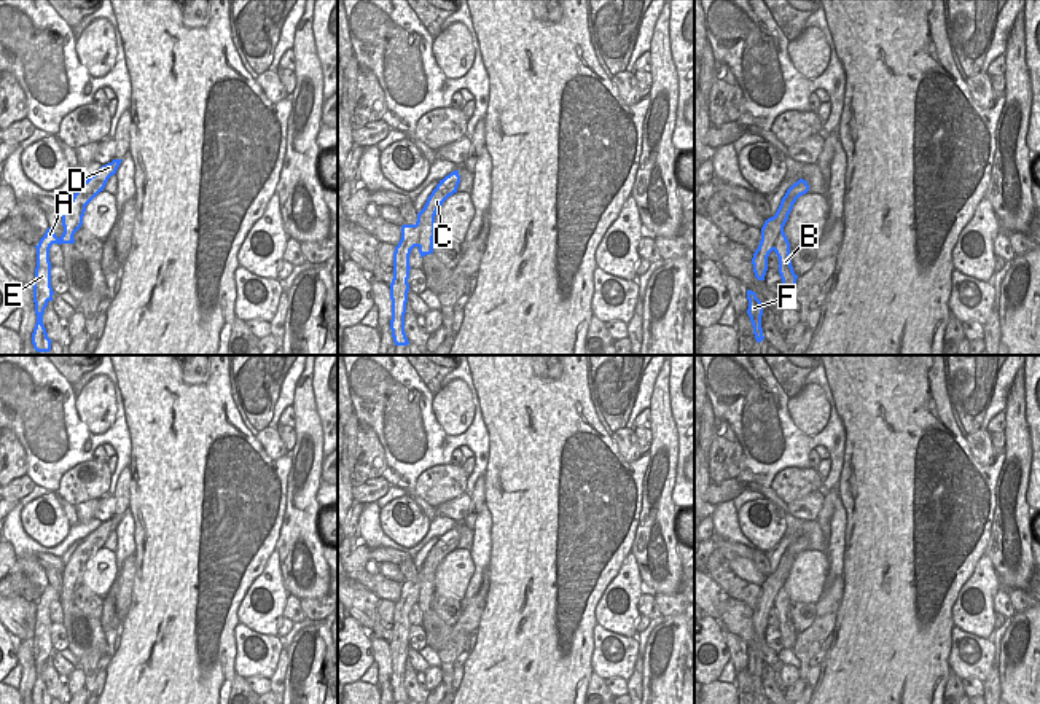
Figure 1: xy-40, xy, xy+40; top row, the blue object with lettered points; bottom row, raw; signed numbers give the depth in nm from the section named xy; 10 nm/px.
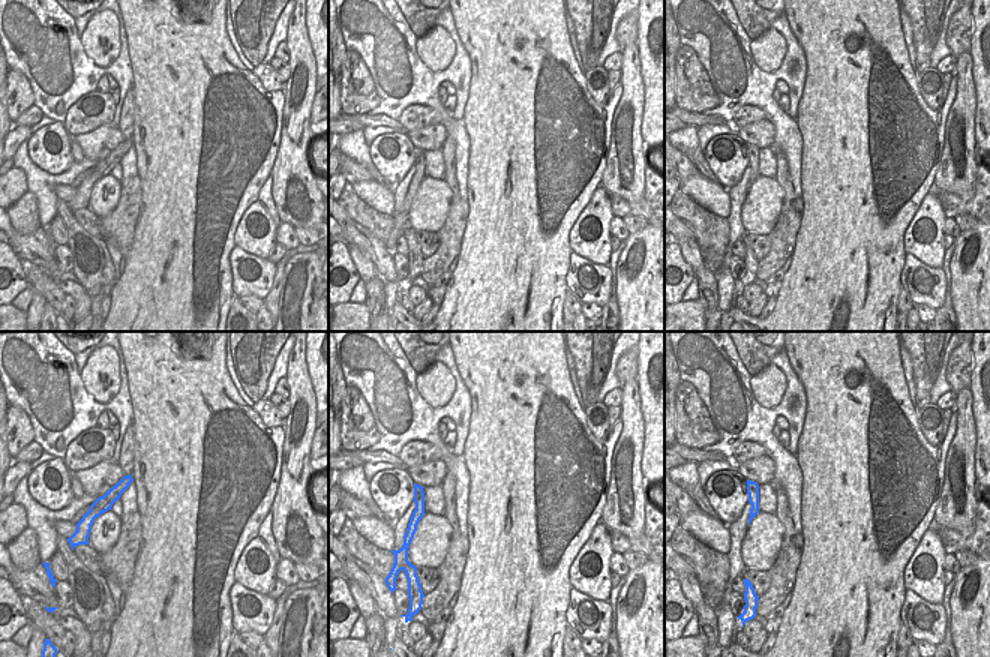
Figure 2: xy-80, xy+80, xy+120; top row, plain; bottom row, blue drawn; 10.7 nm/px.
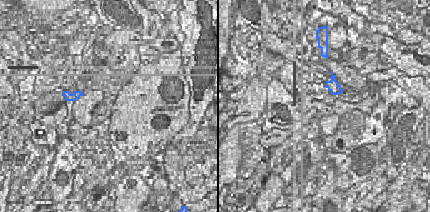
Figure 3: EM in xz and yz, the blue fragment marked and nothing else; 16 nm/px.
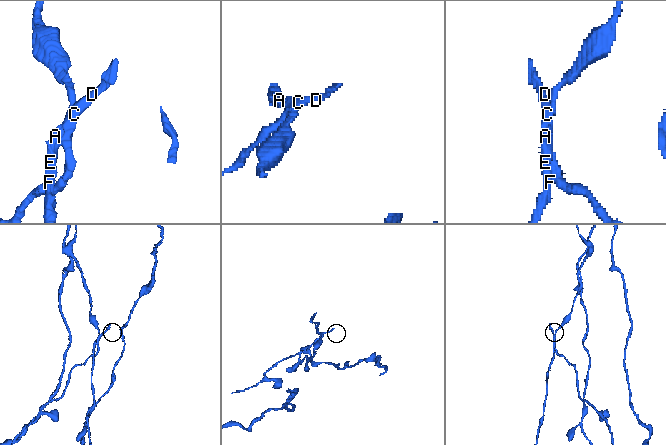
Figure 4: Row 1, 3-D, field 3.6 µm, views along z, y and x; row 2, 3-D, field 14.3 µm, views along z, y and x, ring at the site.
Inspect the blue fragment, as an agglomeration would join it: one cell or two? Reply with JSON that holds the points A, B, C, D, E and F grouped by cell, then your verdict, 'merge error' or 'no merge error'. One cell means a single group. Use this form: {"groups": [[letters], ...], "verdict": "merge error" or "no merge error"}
{"groups": [["A", "E", "F"], ["B", "C", "D"]], "verdict": "merge error"}

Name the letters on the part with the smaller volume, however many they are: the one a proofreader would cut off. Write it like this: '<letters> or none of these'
A, E, F

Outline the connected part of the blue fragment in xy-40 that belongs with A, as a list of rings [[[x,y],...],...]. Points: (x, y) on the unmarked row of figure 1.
[[[48,585],[45,593],[35,602],[37,605],[37,624],[33,636],[33,659],[37,680],[32,690],[33,704],[51,704],[51,696],[48,694],[46,685],[43,682],[43,671],[49,658],[53,658],[53,643],[51,643],[51,618],[49,618],[49,605],[53,600],[59,600],[61,596],[56,589]]]

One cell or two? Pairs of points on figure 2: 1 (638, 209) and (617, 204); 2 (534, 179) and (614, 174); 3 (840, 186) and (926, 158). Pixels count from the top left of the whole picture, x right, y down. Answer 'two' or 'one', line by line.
1: one
2: two
3: one

